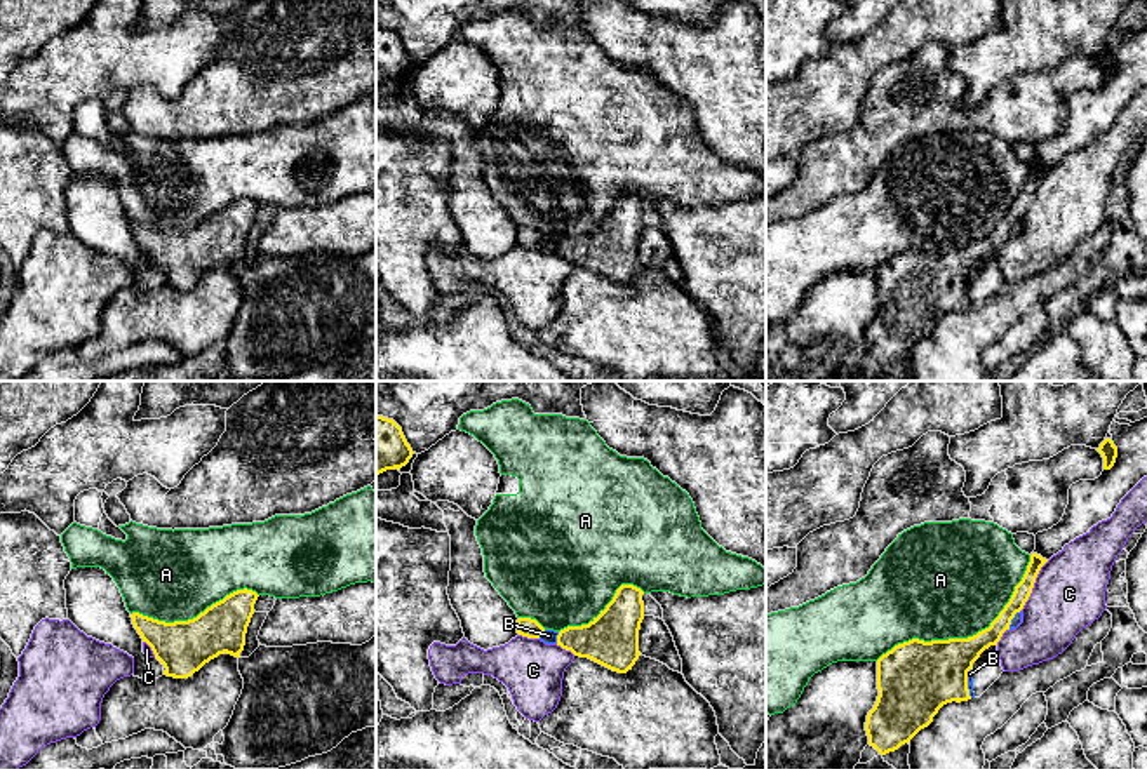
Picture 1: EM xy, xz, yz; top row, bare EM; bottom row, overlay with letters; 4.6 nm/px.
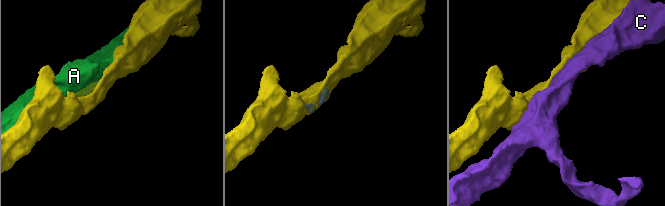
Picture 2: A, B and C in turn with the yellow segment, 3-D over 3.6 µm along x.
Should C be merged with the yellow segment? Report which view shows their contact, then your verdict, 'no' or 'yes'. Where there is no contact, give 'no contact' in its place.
yz | no

